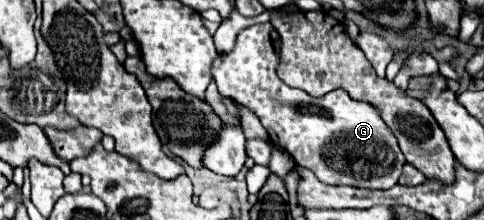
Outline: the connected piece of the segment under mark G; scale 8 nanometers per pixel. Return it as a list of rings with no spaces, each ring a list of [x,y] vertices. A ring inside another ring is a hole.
[[[270,22],[254,24],[238,34],[238,42],[232,52],[222,54],[222,56],[218,56],[218,60],[214,60],[212,72],[214,72],[214,80],[218,84],[218,92],[222,96],[236,100],[238,104],[246,106],[248,110],[252,110],[260,118],[260,122],[268,130],[268,134],[272,134],[270,140],[278,148],[286,150],[298,166],[312,170],[320,182],[346,184],[346,186],[356,186],[356,188],[390,188],[390,186],[398,184],[406,158],[398,146],[396,136],[392,134],[388,124],[382,120],[380,110],[368,102],[350,98],[350,94],[344,92],[342,88],[332,90],[320,98],[314,98],[300,88],[286,86],[276,74],[280,54],[276,52],[276,48],[272,44],[270,32],[272,32]],[[332,138],[336,138],[336,150],[328,150],[328,144],[332,142]]]

